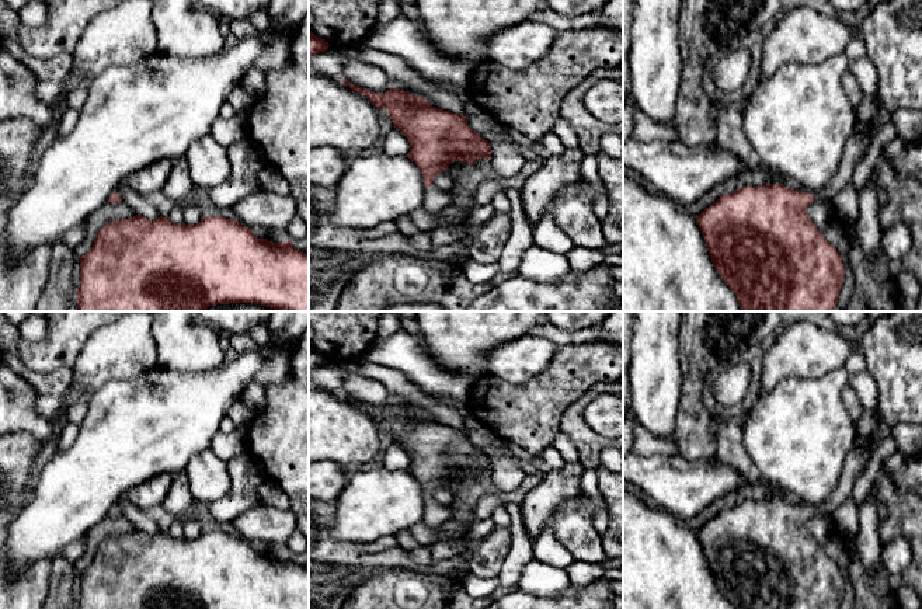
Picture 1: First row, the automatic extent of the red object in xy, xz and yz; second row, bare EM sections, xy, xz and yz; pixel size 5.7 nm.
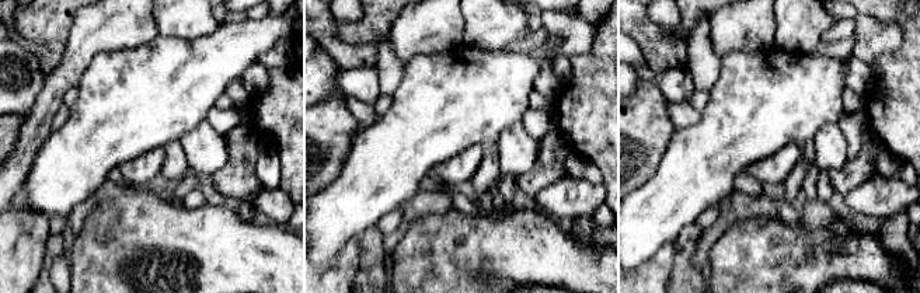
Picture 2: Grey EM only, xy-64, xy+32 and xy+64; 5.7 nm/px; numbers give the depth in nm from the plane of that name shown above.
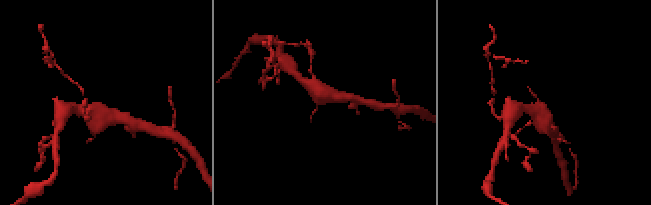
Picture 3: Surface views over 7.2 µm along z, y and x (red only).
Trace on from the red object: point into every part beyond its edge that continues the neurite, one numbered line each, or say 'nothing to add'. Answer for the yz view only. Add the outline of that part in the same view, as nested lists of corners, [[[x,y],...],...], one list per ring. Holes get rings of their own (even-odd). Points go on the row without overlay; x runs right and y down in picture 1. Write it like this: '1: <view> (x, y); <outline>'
1: yz (859, 455); [[[877,422],[873,434],[866,439],[862,439],[856,431],[852,448],[843,462],[843,471],[841,474],[839,484],[822,505],[813,509],[814,515],[831,516],[836,507],[850,498],[855,481],[862,476],[871,453],[888,436],[891,436],[891,427],[884,422]]]

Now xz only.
1: xz (435, 514); [[[435,500],[427,501],[424,508],[424,523],[428,526],[441,526],[449,516],[448,508]]]

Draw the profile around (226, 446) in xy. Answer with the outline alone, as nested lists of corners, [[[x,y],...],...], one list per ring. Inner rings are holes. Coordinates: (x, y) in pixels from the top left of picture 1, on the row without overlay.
[[[239,429],[229,434],[219,431],[211,441],[211,449],[225,463],[229,463],[233,457],[247,452],[246,435]]]

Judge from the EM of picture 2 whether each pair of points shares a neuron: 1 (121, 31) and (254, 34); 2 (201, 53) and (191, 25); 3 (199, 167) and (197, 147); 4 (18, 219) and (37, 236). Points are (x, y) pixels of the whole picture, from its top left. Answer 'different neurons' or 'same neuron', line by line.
1: different neurons
2: different neurons
3: same neuron
4: same neuron

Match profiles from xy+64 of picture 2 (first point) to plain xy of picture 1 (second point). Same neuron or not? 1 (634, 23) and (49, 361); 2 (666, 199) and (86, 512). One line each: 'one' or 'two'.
1: two
2: one

